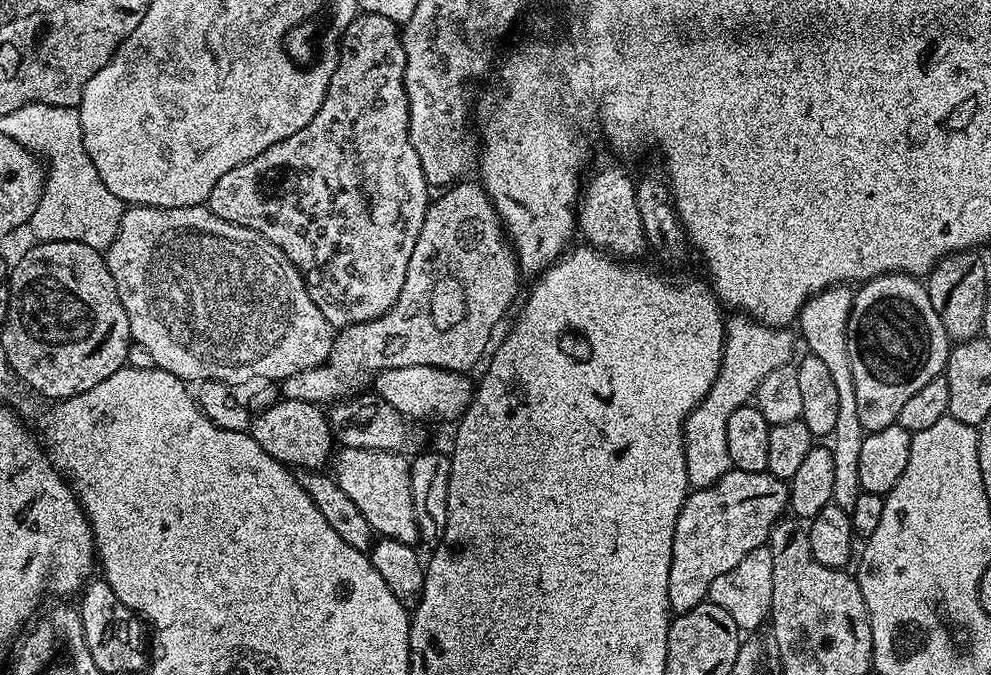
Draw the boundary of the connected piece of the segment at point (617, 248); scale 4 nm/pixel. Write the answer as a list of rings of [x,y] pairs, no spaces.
[[[608,160],[596,168],[592,177],[587,177],[582,188],[582,197],[578,204],[578,228],[589,245],[600,249],[605,254],[611,254],[624,262],[632,262],[643,252],[646,252],[646,241],[642,230],[642,214],[638,214],[638,202],[636,201],[636,180],[628,177],[628,172],[620,164]]]

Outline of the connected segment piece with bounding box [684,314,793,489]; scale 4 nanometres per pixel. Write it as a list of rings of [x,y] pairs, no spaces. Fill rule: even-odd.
[[[740,314],[727,317],[724,357],[718,378],[706,398],[702,398],[702,402],[688,414],[684,423],[686,474],[693,489],[709,488],[732,468],[730,449],[726,446],[726,422],[730,422],[730,414],[734,414],[734,410],[755,397],[762,378],[766,378],[770,370],[778,370],[778,366],[793,359],[792,336],[788,331],[787,327],[769,328],[767,324]]]

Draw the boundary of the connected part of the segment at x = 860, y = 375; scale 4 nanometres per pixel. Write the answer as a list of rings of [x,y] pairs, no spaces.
[[[887,272],[863,281],[852,297],[848,319],[848,353],[850,370],[854,374],[854,398],[858,398],[858,422],[862,422],[865,433],[886,430],[886,426],[896,423],[898,414],[902,414],[902,405],[915,392],[922,390],[926,382],[943,373],[948,364],[949,351],[950,341],[942,326],[942,318],[938,318],[934,302],[930,302],[923,279],[904,272]]]

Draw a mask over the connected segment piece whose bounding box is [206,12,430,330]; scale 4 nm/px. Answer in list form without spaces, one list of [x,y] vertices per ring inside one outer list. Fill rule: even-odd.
[[[369,12],[354,17],[343,33],[344,44],[348,49],[340,52],[339,66],[330,78],[330,86],[326,90],[326,98],[314,114],[314,118],[298,134],[290,134],[290,138],[282,138],[282,142],[274,142],[258,158],[230,170],[230,174],[218,178],[218,186],[210,190],[206,207],[218,218],[226,218],[226,222],[234,222],[238,226],[246,226],[262,238],[274,242],[282,254],[300,271],[308,286],[310,298],[314,298],[314,306],[322,310],[322,314],[333,329],[349,328],[352,324],[364,324],[367,320],[378,318],[394,306],[398,294],[402,294],[402,282],[406,282],[406,266],[410,266],[410,254],[414,254],[414,242],[418,242],[418,234],[422,230],[422,222],[426,218],[426,210],[430,203],[430,185],[422,170],[422,162],[418,158],[418,150],[410,142],[408,133],[408,95],[404,89],[404,71],[406,70],[406,54],[401,29],[390,18],[382,18],[382,14]]]

